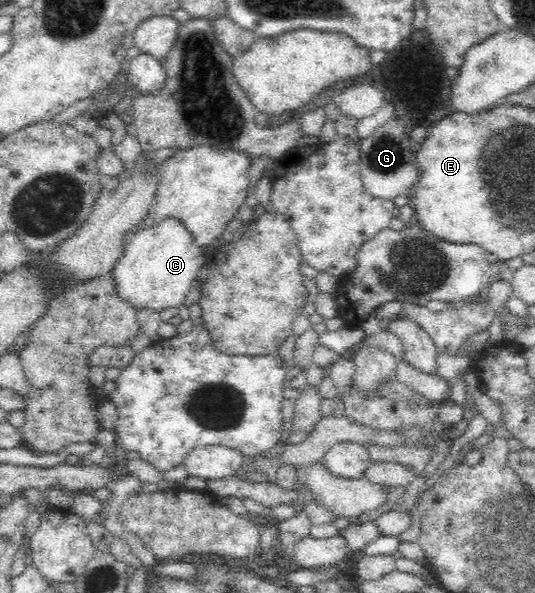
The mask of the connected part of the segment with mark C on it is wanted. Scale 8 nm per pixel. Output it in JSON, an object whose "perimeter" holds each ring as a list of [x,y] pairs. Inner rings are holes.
{"perimeter":[[[167,216],[157,226],[141,228],[128,237],[123,256],[117,260],[111,274],[116,276],[121,298],[128,300],[136,311],[149,307],[161,312],[183,304],[193,283],[199,280],[199,269],[206,263],[203,248],[184,222],[178,216]]]}

